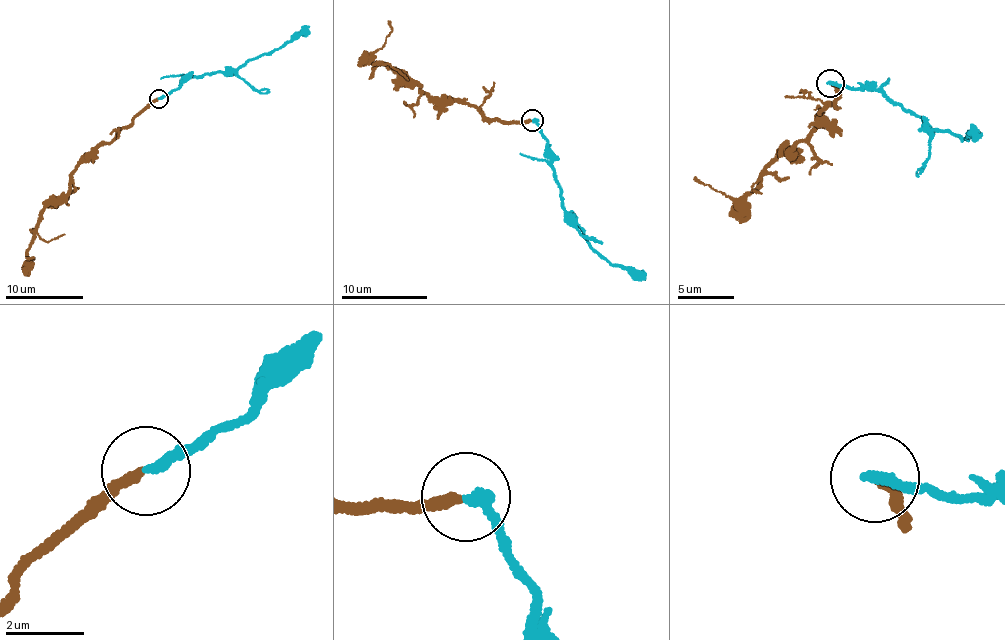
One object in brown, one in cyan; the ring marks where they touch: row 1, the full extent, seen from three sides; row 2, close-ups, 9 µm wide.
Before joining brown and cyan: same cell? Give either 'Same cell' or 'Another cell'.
Another cell

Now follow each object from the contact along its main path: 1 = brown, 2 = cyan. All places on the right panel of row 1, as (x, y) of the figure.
1: (830, 83), (840, 97), (819, 112), (816, 127), (776, 152), (761, 184), (750, 194), (732, 198), (696, 177)
2: (830, 83), (885, 93), (938, 130), (950, 130), (961, 141), (980, 131)

